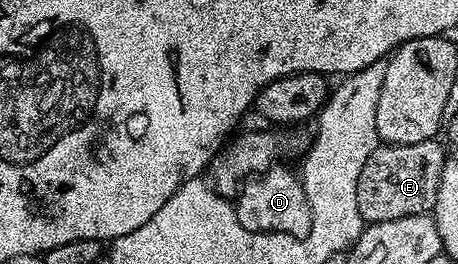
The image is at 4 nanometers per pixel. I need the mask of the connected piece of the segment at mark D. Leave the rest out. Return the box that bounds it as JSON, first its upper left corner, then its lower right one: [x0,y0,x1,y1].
[234,166,313,236]

